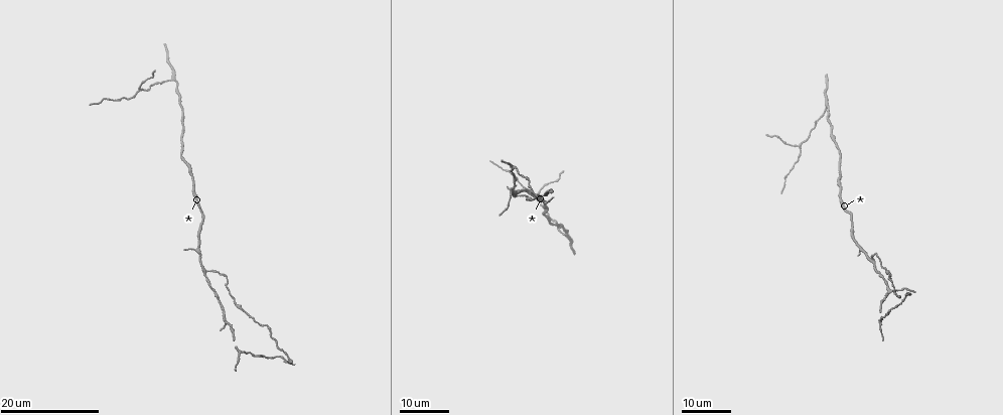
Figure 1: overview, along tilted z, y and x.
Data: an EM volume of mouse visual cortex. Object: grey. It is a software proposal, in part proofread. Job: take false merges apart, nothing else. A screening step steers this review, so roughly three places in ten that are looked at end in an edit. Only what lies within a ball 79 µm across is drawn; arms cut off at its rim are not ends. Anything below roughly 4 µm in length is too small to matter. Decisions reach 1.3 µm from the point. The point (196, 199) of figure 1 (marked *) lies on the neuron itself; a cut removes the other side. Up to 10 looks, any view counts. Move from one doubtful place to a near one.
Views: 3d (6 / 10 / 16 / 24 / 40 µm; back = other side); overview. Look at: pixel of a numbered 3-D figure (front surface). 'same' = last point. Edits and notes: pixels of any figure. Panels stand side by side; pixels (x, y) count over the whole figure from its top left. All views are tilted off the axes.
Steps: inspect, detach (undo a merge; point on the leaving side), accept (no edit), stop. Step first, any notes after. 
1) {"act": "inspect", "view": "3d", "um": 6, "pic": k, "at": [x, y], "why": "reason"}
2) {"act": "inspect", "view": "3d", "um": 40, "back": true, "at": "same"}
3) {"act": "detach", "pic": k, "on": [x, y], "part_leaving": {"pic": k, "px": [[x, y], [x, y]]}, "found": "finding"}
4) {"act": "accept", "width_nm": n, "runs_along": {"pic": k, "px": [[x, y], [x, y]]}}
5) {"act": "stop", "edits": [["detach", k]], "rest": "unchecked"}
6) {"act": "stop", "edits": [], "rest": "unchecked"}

{"act": "inspect", "view": "3d", "um": 24, "pic": 1, "at": [891, 290], "why": "a fork"}

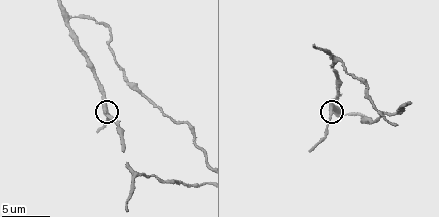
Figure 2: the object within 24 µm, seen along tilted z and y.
{"act": "inspect", "view": "3d", "um": 10, "pic": 2, "at": [331, 109], "why": "closer look"}

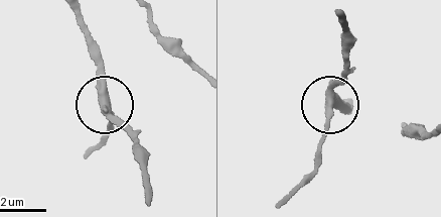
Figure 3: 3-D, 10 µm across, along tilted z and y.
{"act": "accept", "width_nm": 330, "found": "all the same neuron"}

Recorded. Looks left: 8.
{"act": "inspect", "view": "3d", "um": 24, "pic": 1, "at": [801, 145]}

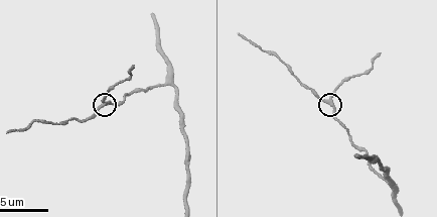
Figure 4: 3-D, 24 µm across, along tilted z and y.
{"act": "inspect", "view": "3d", "um": 10, "pic": 4, "at": [329, 104]}

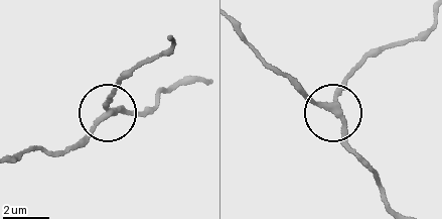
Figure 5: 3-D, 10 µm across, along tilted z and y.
{"act": "inspect", "view": "3d", "um": 6, "pic": 5, "at": [106, 116], "why": "closer look"}

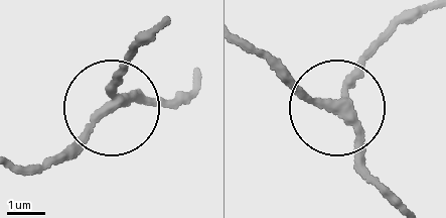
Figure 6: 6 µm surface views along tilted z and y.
{"act": "accept", "width_nm": 220, "found": "all the same neuron"}

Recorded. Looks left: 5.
{"act": "inspect", "view": "3d", "um": 6, "pic": 2, "at": [71, 17], "why": "three-way junction"}

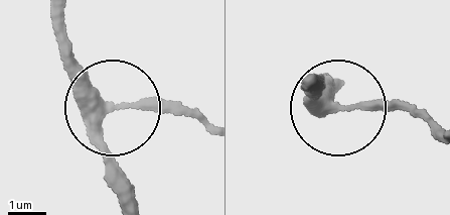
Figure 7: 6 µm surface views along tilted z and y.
{"act": "accept", "width_nm": 330, "runs_along": {"pic": 7, "px": [[63, 17], [80, 68], [110, 100], [162, 99], [200, 114]]}, "found": "all the same neuron"}

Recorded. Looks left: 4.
{"act": "inspect", "view": "3d", "um": 6, "pic": 2, "at": [125, 78], "why": "thick turns thin"}

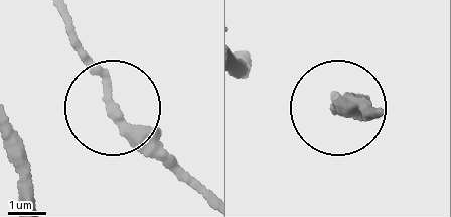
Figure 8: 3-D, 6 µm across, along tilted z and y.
{"act": "accept", "runs_along": {"pic": 8, "px": [[61, 11], [82, 63], [123, 114], [204, 188]]}, "found": "all the same neuron"}

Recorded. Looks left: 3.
{"act": "inspect", "view": "3d", "um": 16, "pic": 4, "at": [168, 84], "why": "three arms meet"}

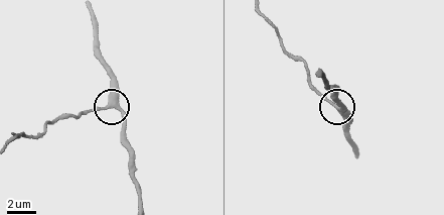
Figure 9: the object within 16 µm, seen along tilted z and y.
{"act": "accept", "width_nm": 340, "runs_along": {"pic": 9, "px": [[318, 77], [337, 93], [344, 105], [336, 108], [348, 123]]}, "found": "one neuron here"}

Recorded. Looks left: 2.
{"act": "stop", "edits": [], "rest": "unchecked"}

